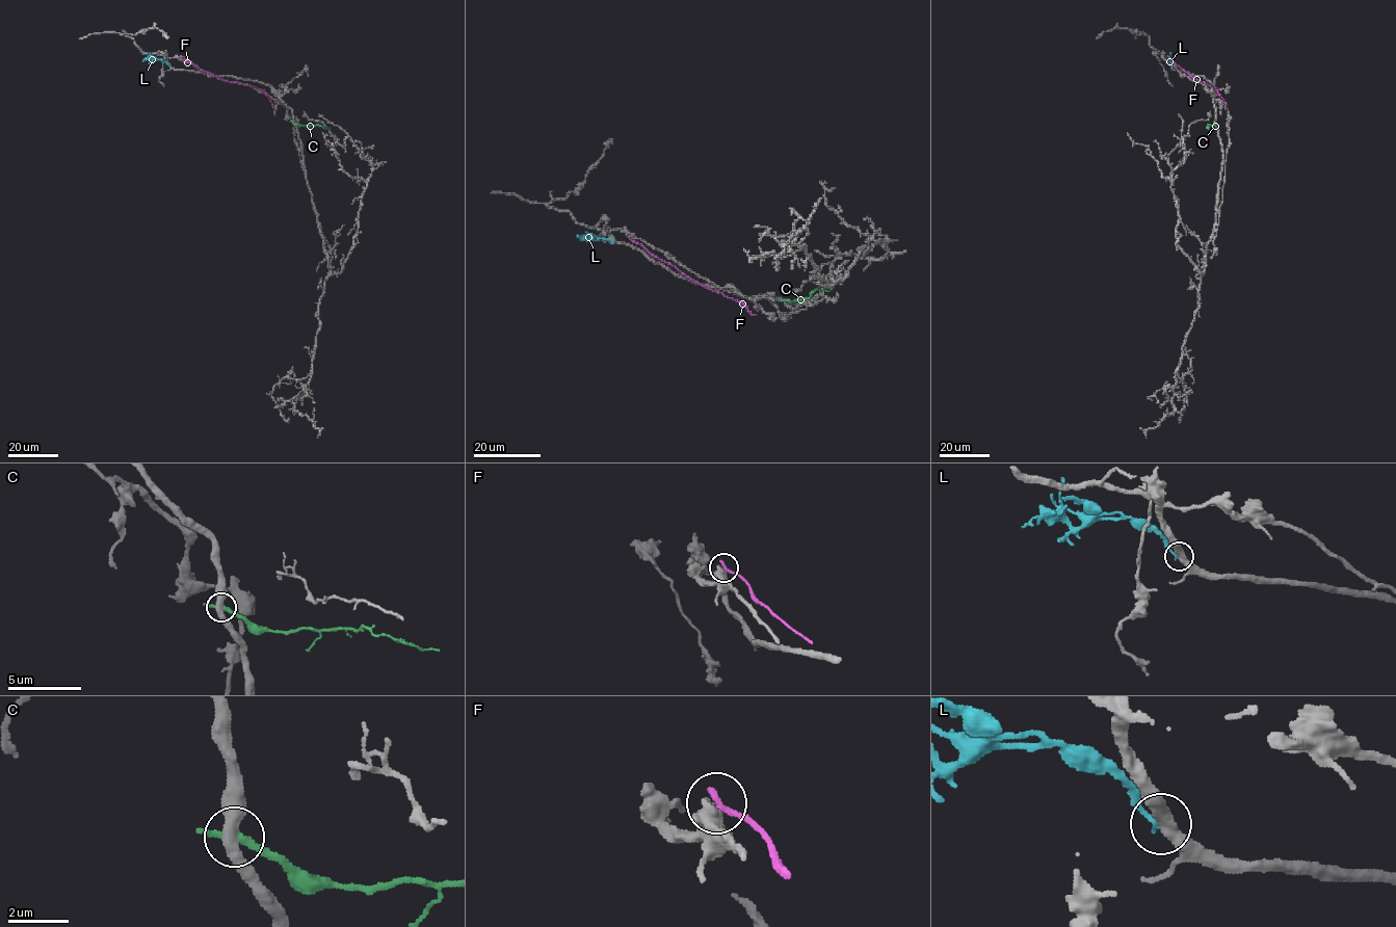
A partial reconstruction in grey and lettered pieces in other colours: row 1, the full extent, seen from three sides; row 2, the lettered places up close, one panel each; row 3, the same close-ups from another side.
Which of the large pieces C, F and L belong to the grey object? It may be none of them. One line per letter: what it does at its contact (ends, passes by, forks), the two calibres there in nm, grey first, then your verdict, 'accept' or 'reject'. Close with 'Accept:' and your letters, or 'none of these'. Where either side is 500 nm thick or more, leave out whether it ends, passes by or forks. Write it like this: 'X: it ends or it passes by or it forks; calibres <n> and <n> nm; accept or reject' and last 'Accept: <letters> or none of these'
C: it ends; calibres 400 and 300 nm; reject
F: calibres 750 and 240 nm; reject
L: it ends; calibres 400 and 200 nm; reject
Accept: none of these

